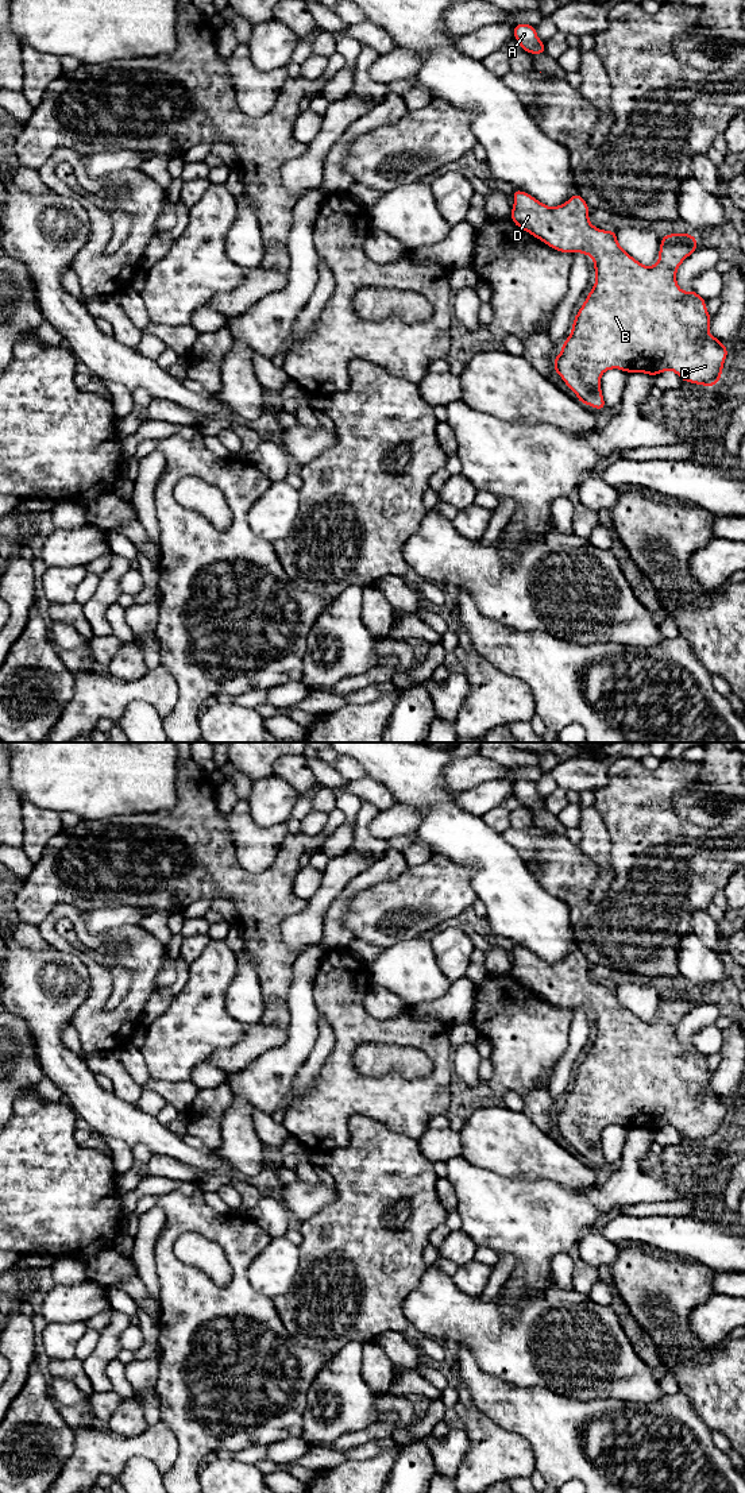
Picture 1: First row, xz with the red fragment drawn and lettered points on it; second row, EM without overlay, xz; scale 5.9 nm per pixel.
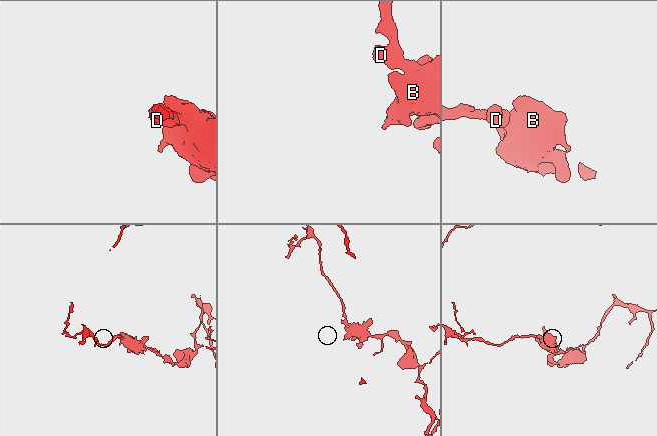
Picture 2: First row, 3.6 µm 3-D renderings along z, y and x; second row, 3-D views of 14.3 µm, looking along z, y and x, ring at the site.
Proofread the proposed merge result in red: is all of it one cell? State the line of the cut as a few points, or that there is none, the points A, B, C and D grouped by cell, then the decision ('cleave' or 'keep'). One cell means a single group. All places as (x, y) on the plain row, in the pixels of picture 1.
no cut | A B C D | keep

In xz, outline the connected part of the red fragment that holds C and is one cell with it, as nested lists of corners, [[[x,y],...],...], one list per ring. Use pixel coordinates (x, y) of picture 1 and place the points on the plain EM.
[[[526,948],[512,949],[512,977],[559,1008],[582,1008],[592,1012],[597,1037],[574,1073],[571,1091],[553,1115],[553,1126],[576,1150],[578,1157],[602,1166],[606,1164],[601,1133],[606,1126],[657,1131],[671,1126],[684,1138],[717,1142],[729,1111],[725,1100],[709,1089],[711,1072],[706,1056],[695,1046],[683,1048],[676,1027],[699,1003],[691,989],[668,989],[661,994],[659,1018],[644,1022],[617,998],[615,987],[605,987],[590,979],[590,964],[575,949],[567,958],[548,962]]]

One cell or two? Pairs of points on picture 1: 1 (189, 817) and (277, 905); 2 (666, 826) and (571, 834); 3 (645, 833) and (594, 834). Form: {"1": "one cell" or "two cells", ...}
{"1": "one cell", "2": "two cells", "3": "two cells"}

